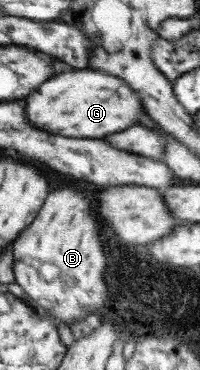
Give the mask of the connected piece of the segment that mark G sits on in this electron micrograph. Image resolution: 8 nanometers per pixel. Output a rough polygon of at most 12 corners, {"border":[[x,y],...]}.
{"border":[[58,75],[26,97],[34,127],[102,139],[148,114],[124,80]]}

